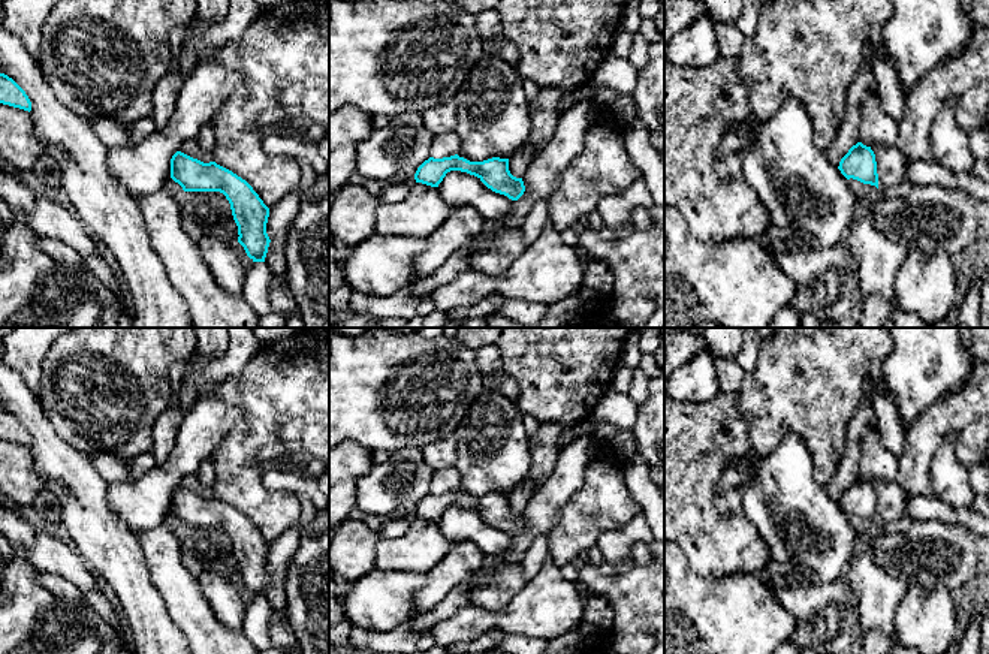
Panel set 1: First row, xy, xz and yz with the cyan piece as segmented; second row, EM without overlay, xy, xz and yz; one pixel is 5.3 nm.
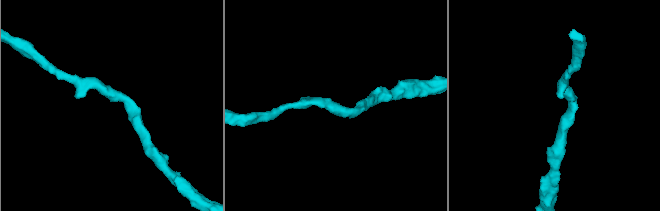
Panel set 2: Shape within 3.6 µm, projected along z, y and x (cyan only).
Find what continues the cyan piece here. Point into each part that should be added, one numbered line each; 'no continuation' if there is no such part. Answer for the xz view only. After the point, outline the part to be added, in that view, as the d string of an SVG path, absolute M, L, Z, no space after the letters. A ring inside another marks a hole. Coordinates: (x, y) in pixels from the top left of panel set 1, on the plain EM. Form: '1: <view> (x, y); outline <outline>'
no continuation

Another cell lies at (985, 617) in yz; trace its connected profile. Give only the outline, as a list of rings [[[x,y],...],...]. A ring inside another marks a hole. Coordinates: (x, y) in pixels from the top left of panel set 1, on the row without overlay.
[[[989,605],[980,618],[980,654],[989,654]]]

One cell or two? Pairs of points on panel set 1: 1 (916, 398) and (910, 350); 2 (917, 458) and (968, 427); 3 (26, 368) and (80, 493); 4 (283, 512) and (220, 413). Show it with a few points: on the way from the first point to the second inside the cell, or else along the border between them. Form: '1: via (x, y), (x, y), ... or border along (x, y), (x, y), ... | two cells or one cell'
1: via (916, 386), (916, 362) | one cell
2: via (926, 445), (944, 427), (955, 427) | one cell
3: border along (15, 370), (38, 398) | two cells
4: border along (217, 397), (235, 404), (241, 416), (210, 457) | two cells

